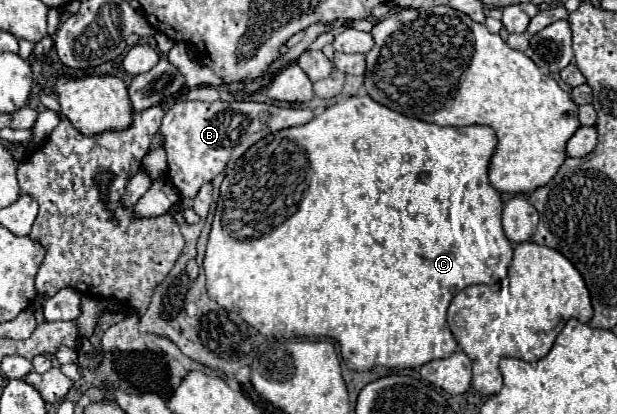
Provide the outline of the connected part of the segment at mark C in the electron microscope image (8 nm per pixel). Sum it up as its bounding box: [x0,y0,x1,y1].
[204,95,514,371]

